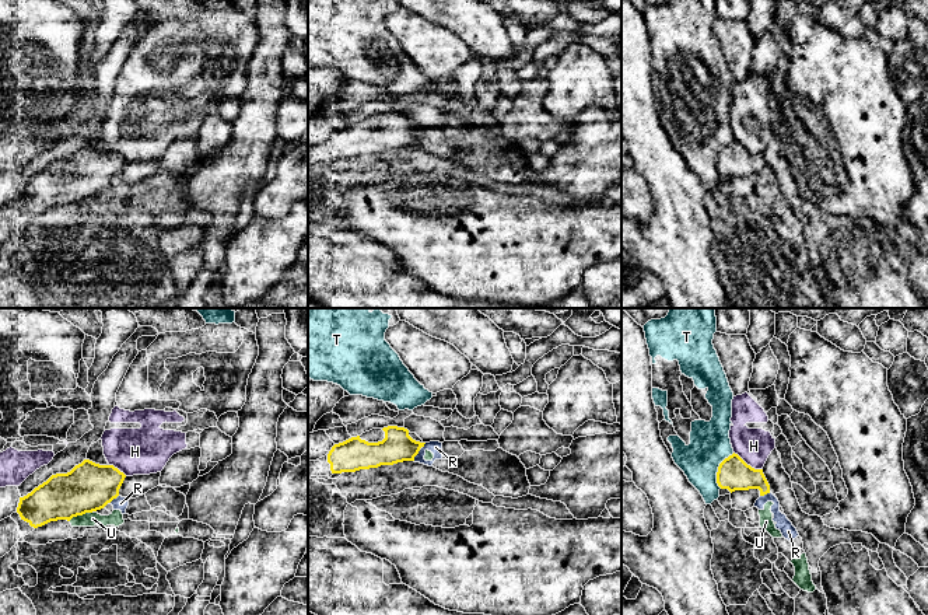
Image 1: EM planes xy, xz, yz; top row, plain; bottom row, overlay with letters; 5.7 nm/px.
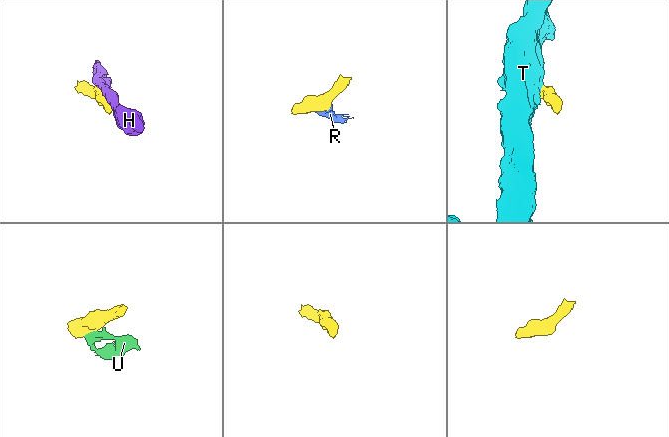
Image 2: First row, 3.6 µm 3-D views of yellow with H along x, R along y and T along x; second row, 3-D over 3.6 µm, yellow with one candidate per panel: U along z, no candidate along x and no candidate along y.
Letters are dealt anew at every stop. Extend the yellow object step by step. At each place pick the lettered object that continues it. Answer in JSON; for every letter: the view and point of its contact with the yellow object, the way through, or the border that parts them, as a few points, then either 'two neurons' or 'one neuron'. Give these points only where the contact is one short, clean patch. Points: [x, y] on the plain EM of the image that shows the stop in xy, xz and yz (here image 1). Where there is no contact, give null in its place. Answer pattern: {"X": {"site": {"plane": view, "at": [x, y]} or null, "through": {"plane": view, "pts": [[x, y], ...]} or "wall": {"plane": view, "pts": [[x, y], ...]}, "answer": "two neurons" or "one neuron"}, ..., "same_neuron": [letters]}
{"H": {"site": {"plane": "yz", "at": [746, 150]}, "answer": "two neurons"}, "R": {"site": {"plane": "xz", "at": [416, 140]}, "wall": {"plane": "xz", "pts": [[420, 136], [413, 146]]}, "answer": "two neurons"}, "T": {"site": {"plane": "yz", "at": [718, 156]}, "wall": {"plane": "yz", "pts": [[734, 139], [718, 153], [717, 171], [720, 174]]}, "answer": "two neurons"}, "U": {"site": {"plane": "xy", "at": [80, 201]}, "wall": {"plane": "xy", "pts": [[93, 196], [73, 202], [69, 206]]}, "answer": "two neurons"}, "same_neuron": []}

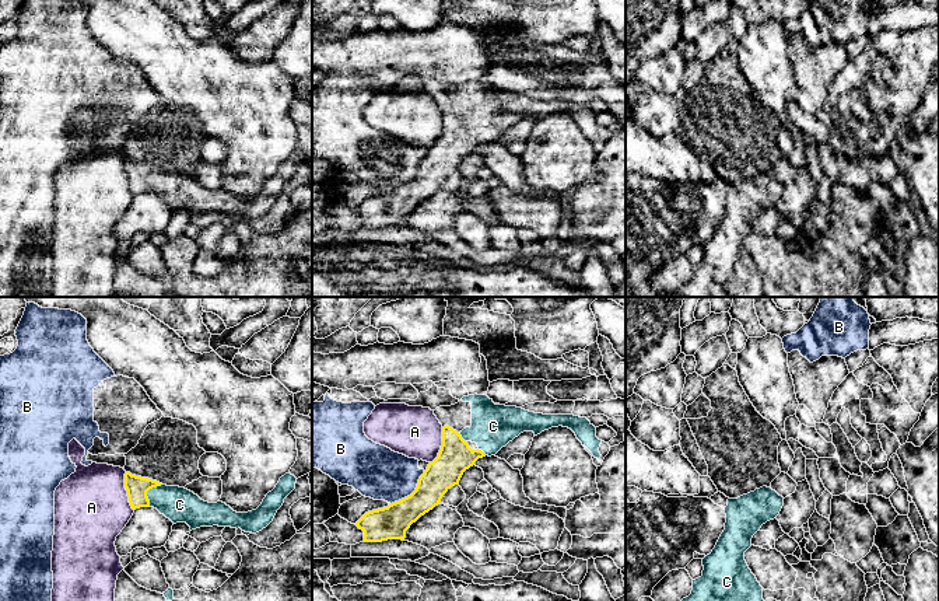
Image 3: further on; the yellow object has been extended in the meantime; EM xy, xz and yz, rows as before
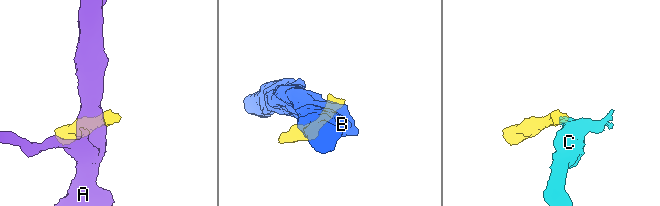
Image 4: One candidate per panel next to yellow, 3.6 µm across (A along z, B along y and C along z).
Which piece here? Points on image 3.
{"A": {"site": {"plane": "xy", "at": [128, 178]}, "wall": {"plane": "xy", "pts": [[125, 159], [125, 175], [133, 196]]}, "answer": "two neurons"}, "B": {"site": {"plane": "xz", "at": [413, 178]}, "wall": {"plane": "xz", "pts": [[424, 157], [417, 173], [409, 181], [391, 191]]}, "answer": "two neurons"}, "C": {"site": {"plane": "xy", "at": [147, 177]}, "through": {"plane": "xy", "pts": [[136, 173], [140, 177], [147, 177], [179, 191]]}, "answer": "one neuron"}, "same_neuron": ["C"]}

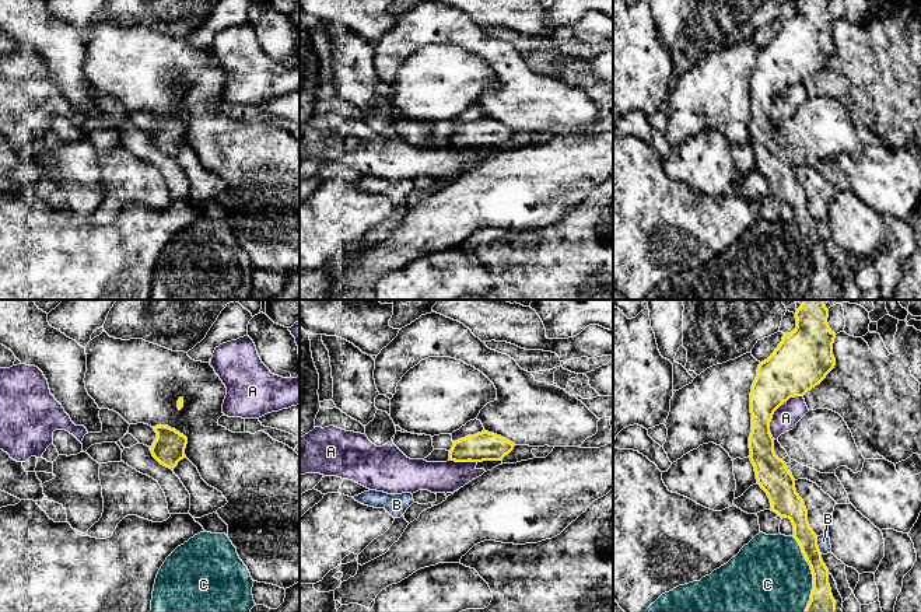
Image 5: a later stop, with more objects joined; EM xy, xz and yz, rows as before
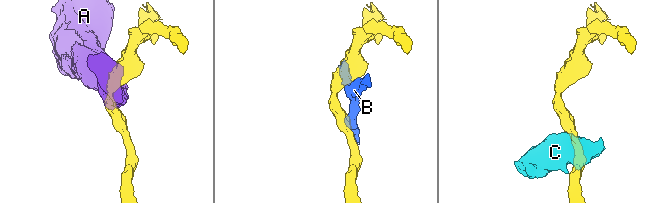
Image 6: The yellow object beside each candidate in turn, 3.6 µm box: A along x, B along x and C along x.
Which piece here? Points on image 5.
{"A": {"site": {"plane": "yz", "at": [774, 97]}, "answer": "two neurons"}, "B": {"site": {"plane": "yz", "at": [816, 231]}, "answer": "two neurons"}, "C": {"site": {"plane": "yz", "at": [812, 259]}, "answer": "two neurons"}, "same_neuron": []}

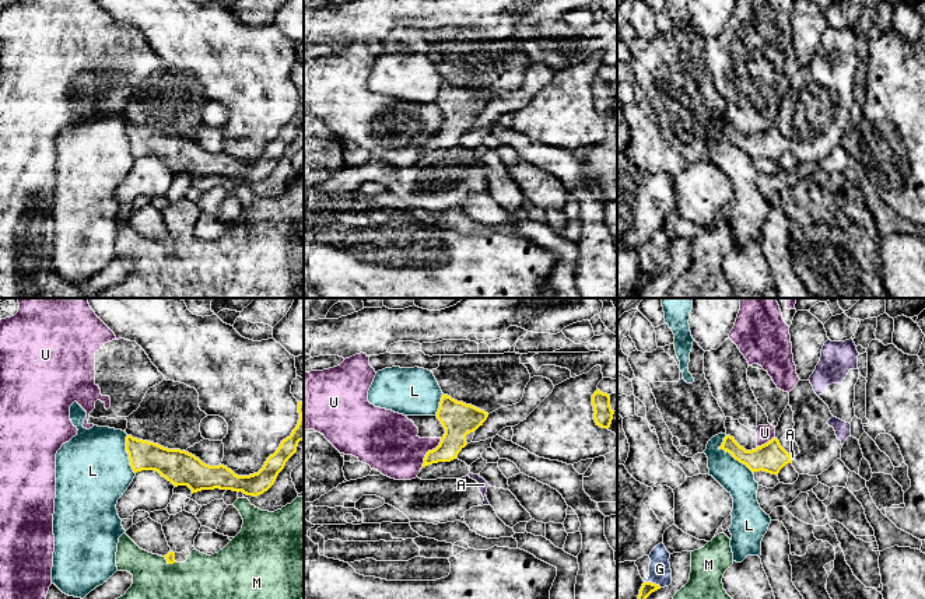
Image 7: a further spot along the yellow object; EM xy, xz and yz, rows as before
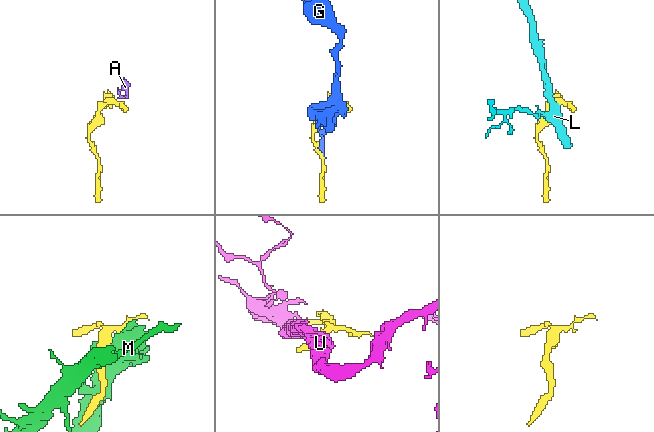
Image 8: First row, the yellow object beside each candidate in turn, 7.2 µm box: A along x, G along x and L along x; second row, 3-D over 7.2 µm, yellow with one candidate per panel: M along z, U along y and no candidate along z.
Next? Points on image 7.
{"A": {"site": {"plane": "yz", "at": [789, 144]}, "wall": {"plane": "yz", "pts": [[789, 142], [791, 147]]}, "answer": "two neurons"}, "G": {"site": {"plane": "yz", "at": [651, 269]}, "answer": "two neurons"}, "L": {"site": {"plane": "yz", "at": [731, 140]}, "wall": {"plane": "yz", "pts": [[725, 122], [719, 133], [753, 158]]}, "answer": "two neurons"}, "M": {"site": {"plane": "xy", "at": [170, 249]}, "answer": "two neurons"}, "U": {"site": {"plane": "xz", "at": [427, 139]}, "wall": {"plane": "xz", "pts": [[441, 125], [427, 139], [420, 154]]}, "answer": "two neurons"}, "same_neuron": []}

